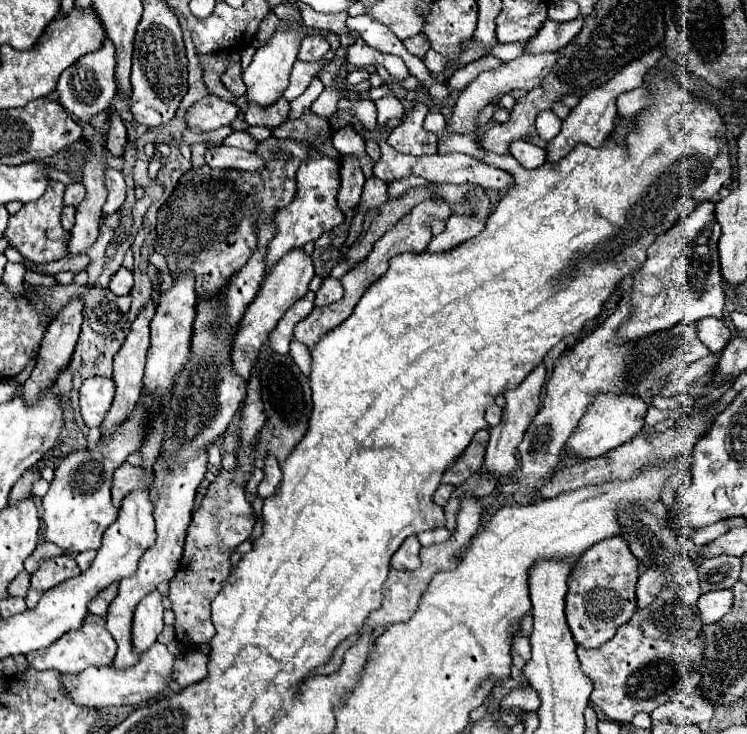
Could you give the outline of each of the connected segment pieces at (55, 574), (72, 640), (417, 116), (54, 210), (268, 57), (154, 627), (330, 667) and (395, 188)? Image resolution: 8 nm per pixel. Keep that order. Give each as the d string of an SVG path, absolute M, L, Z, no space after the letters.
M56 556L52 560L44 560L38 568L38 572L32 574L30 578L30 588L28 588L28 594L26 594L26 606L28 608L34 608L40 600L40 596L62 584L64 580L68 578L74 578L80 574L80 568L78 564L72 560L72 556Z
M90 612L86 614L82 628L66 632L66 636L62 636L58 642L54 642L46 650L26 654L28 664L32 668L36 668L36 670L58 670L58 672L82 672L88 666L108 666L114 660L114 656L116 656L116 642L110 636L110 632L106 630L104 618L90 614Z
M414 100L412 110L404 116L402 124L390 132L386 142L402 154L412 154L412 156L434 154L438 148L438 140L436 134L426 132L422 128L426 114L428 114L428 106Z
M50 180L46 186L46 192L38 200L24 204L22 210L18 210L8 220L8 228L6 228L4 236L8 238L12 248L16 248L26 260L30 260L34 264L46 264L46 262L60 260L66 256L66 244L68 244L70 234L60 224L60 212L64 208L64 202L62 202L64 188L66 186L62 182Z
M286 20L284 28L278 28L276 34L270 38L270 42L262 48L256 50L250 66L242 72L242 80L246 84L246 98L256 102L258 106L270 106L274 100L282 96L282 92L288 86L288 76L292 72L292 64L298 58L300 42L306 36L304 26L300 22L290 22Z
M152 590L136 606L134 624L132 624L132 644L138 654L146 652L150 644L156 642L158 634L164 628L162 614L164 614L164 606L162 606L162 594L158 590Z
M346 640L346 642L342 642L342 644L336 648L336 652L334 652L332 660L330 660L326 666L318 668L318 674L330 674L330 672L334 672L334 670L336 670L336 668L342 664L342 656L344 656L344 652L346 652L350 646L352 646L352 640Z
M406 178L406 180L396 180L396 182L390 182L388 184L388 196L394 200L394 198L400 198L404 196L410 188L414 186L424 186L424 180L422 178Z

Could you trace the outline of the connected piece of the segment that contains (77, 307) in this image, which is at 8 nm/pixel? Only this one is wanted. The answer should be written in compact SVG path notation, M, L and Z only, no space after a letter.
M74 298L66 308L62 308L62 312L52 320L52 324L48 326L48 330L44 334L44 340L42 340L40 352L38 352L38 364L32 370L30 378L22 384L22 398L26 404L38 404L42 388L50 388L50 384L54 384L58 374L68 366L76 340L78 340L78 334L80 334L80 324L82 324L82 302L78 298Z

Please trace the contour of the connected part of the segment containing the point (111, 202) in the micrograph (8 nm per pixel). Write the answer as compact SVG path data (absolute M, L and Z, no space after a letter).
M106 168L104 172L104 184L106 184L106 204L104 204L104 214L114 214L124 198L126 198L126 184L124 184L124 176L114 170L114 168Z

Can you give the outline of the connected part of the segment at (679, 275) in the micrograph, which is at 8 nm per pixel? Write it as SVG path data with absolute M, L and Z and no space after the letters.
M702 202L698 208L676 222L668 232L658 236L644 266L634 272L632 282L632 316L622 324L618 338L622 342L636 340L658 330L672 328L680 320L700 320L704 316L722 318L724 290L718 262L720 224L714 218L712 202Z

